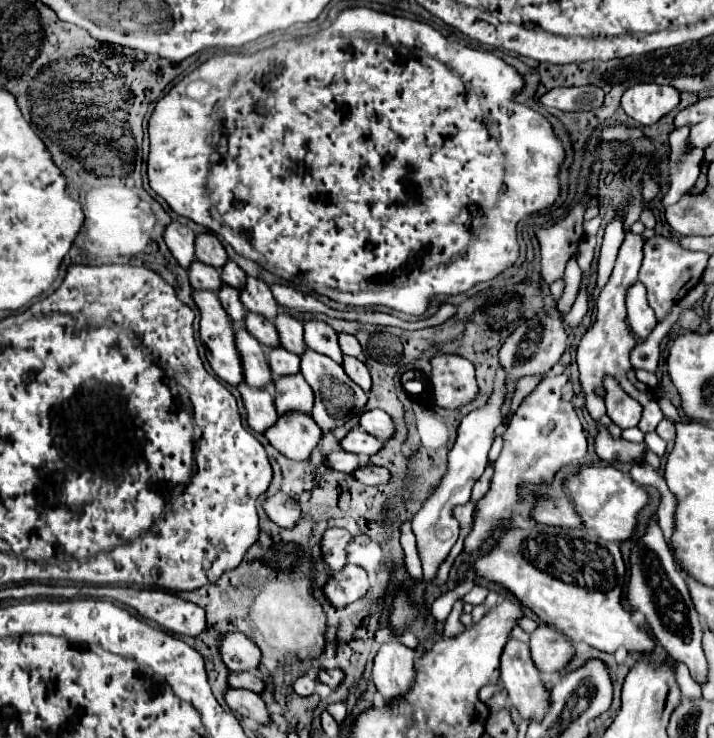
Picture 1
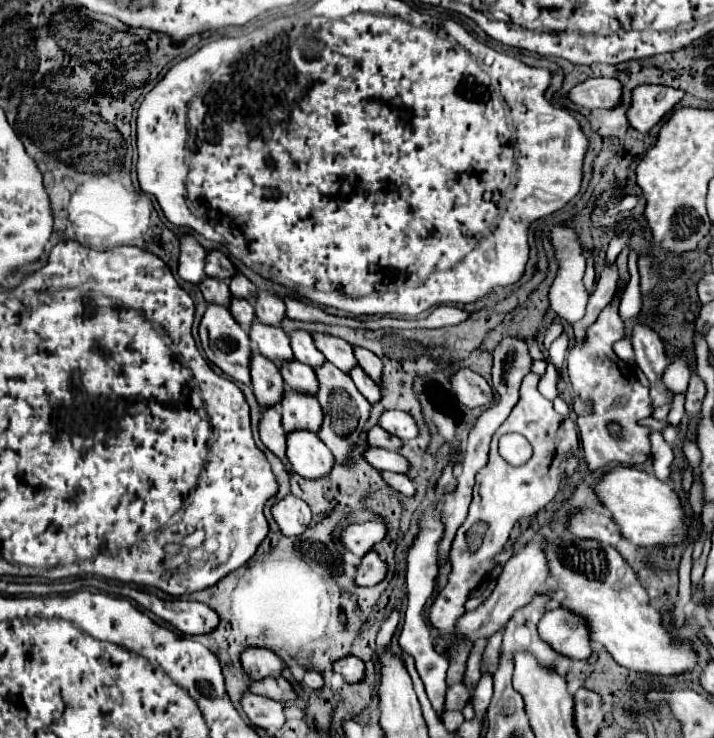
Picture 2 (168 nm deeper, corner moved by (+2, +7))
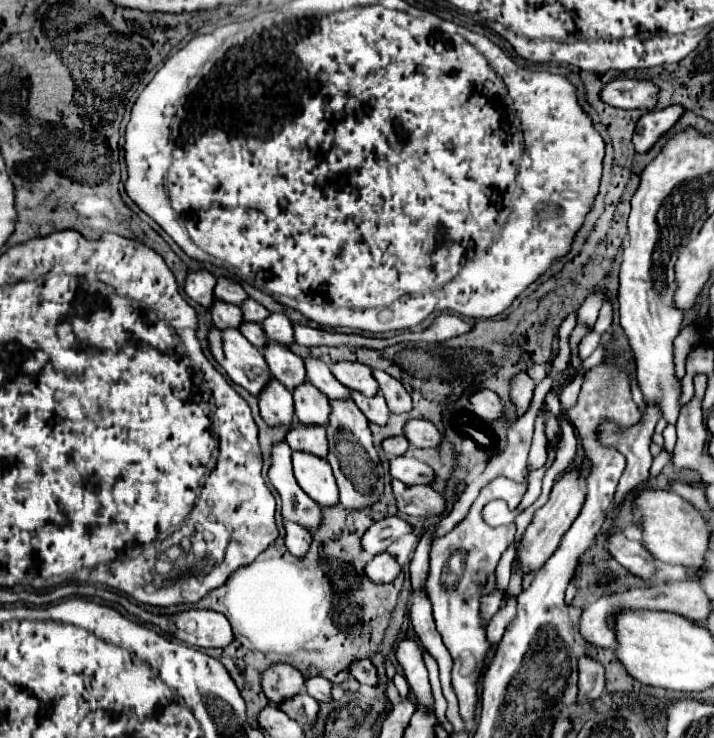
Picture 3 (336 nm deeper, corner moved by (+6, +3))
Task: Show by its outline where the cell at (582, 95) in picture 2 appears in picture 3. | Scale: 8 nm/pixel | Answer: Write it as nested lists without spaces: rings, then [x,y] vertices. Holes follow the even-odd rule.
[[[617,78],[609,82],[601,98],[615,108],[623,110],[653,110],[659,98],[659,86],[655,86],[651,80],[633,80],[633,78]]]

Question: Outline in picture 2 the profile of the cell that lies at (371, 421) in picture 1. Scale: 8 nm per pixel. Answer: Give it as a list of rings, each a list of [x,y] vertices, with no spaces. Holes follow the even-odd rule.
[[[385,410],[379,418],[379,426],[383,430],[399,436],[403,442],[415,438],[419,432],[415,426],[415,420],[407,412],[399,412],[399,410]]]

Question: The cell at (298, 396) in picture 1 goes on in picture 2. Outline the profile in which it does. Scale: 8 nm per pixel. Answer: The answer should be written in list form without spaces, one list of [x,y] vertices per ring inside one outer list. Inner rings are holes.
[[[291,390],[283,394],[281,416],[283,416],[285,432],[291,432],[291,430],[317,432],[323,420],[317,398],[311,398],[311,394],[291,394]]]

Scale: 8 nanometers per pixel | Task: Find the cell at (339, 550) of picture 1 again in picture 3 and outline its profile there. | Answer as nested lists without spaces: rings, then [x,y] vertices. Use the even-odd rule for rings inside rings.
[[[389,516],[389,518],[373,524],[365,532],[361,544],[363,544],[363,550],[367,550],[369,554],[375,556],[375,554],[385,552],[391,542],[395,542],[399,536],[409,534],[409,532],[413,532],[413,526],[407,520],[403,520],[399,516]]]

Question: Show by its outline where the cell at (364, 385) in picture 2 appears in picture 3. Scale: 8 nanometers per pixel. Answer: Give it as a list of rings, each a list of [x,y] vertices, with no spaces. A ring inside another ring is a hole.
[[[353,392],[353,402],[359,406],[359,410],[367,416],[369,422],[377,424],[377,426],[387,426],[389,422],[389,408],[385,404],[385,398],[379,394],[379,396],[373,396],[373,398],[367,398],[359,392]]]

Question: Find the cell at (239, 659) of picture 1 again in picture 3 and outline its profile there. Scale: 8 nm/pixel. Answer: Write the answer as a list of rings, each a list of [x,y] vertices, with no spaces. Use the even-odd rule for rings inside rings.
[[[289,664],[271,666],[263,674],[261,684],[263,684],[263,692],[271,704],[281,704],[305,690],[303,674]]]

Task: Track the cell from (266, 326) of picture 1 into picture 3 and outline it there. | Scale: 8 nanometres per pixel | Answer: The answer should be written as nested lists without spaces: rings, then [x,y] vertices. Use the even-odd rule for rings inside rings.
[[[269,342],[263,348],[263,356],[271,368],[273,378],[277,378],[287,390],[295,390],[297,386],[307,382],[303,358],[293,354],[287,346],[279,346],[279,342]]]

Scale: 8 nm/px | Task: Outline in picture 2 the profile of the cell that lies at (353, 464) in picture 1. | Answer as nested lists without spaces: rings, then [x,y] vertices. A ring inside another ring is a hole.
[[[365,448],[363,458],[375,468],[375,470],[389,470],[389,472],[407,472],[409,464],[403,456],[391,450],[383,448]]]

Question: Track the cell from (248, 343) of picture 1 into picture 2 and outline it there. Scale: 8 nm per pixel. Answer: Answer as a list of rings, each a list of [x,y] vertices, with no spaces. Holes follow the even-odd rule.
[[[253,354],[251,358],[251,384],[255,398],[263,408],[277,404],[285,392],[279,368],[261,354]]]

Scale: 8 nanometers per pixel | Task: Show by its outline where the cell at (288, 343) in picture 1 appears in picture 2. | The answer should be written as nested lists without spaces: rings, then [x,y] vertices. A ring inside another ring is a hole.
[[[293,330],[289,334],[289,338],[291,338],[291,348],[293,348],[293,354],[295,354],[295,360],[299,360],[299,362],[303,362],[311,368],[317,368],[325,362],[325,356],[315,348],[309,332]]]

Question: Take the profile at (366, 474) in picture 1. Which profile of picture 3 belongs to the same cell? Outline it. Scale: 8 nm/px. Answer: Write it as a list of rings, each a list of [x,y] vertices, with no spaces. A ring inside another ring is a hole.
[[[393,480],[393,492],[397,498],[399,512],[417,518],[441,516],[445,512],[445,496],[435,492],[431,486],[405,486],[399,480]]]

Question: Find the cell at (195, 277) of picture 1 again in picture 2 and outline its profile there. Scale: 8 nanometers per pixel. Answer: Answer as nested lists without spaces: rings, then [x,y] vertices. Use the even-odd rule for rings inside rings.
[[[203,276],[203,282],[199,282],[199,290],[203,292],[203,296],[205,296],[207,302],[215,302],[215,304],[229,306],[231,292],[229,292],[227,282],[215,282],[215,278]]]

